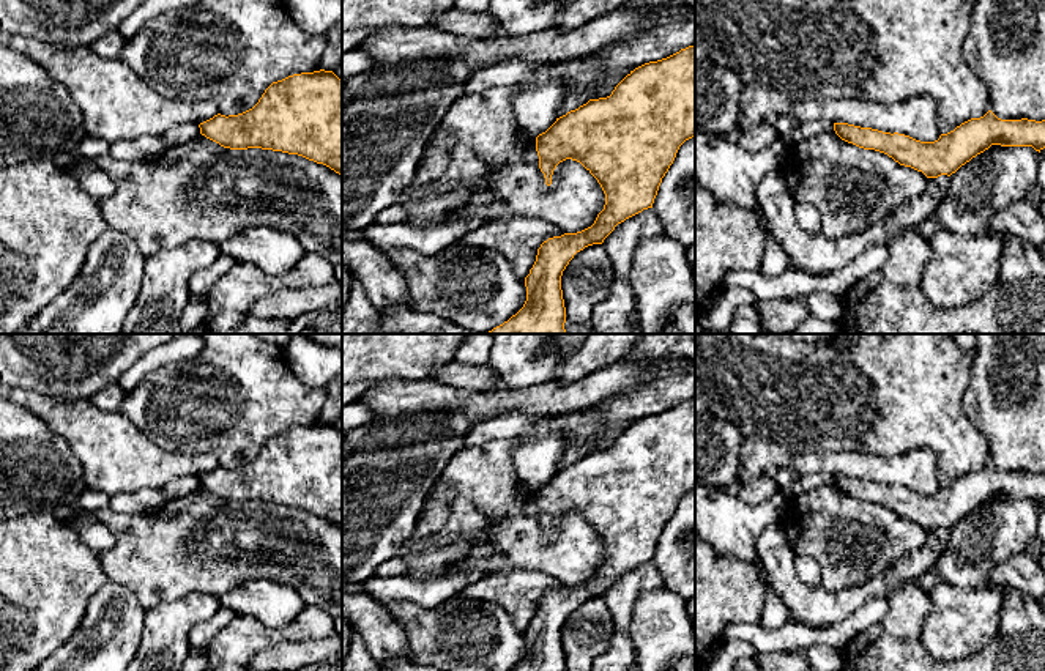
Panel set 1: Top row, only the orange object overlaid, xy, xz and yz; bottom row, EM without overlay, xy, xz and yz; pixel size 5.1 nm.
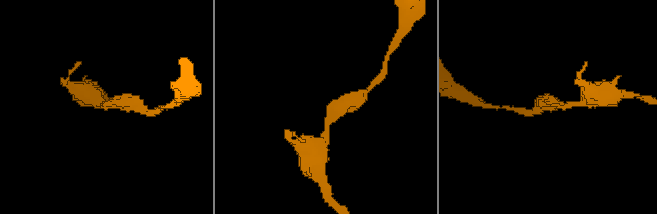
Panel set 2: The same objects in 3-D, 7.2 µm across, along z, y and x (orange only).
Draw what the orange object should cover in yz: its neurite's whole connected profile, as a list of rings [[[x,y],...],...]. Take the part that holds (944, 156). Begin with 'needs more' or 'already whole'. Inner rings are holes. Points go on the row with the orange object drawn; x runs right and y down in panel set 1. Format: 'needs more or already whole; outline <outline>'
already whole; outline [[[991,110],[971,118],[935,142],[920,142],[898,132],[883,132],[848,123],[834,123],[835,134],[859,148],[887,154],[927,178],[950,176],[991,145],[1045,148],[1045,120],[1001,120]]]

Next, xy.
already whole; outline [[[333,71],[301,72],[273,82],[252,109],[229,117],[218,113],[199,128],[202,135],[224,148],[298,154],[342,178],[342,79]]]

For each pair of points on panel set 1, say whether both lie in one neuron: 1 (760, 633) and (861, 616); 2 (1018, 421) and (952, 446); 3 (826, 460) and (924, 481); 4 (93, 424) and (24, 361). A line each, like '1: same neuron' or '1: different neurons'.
1: same neuron
2: different neurons
3: same neuron
4: different neurons

